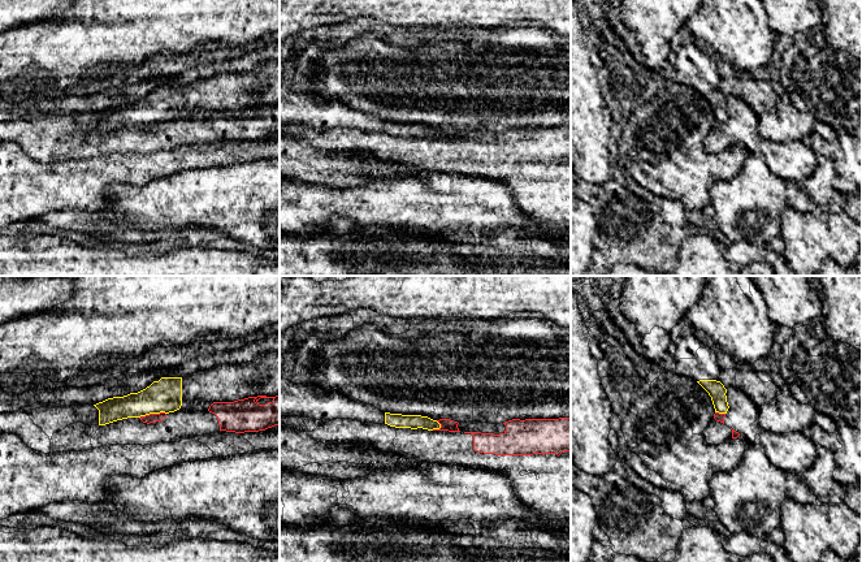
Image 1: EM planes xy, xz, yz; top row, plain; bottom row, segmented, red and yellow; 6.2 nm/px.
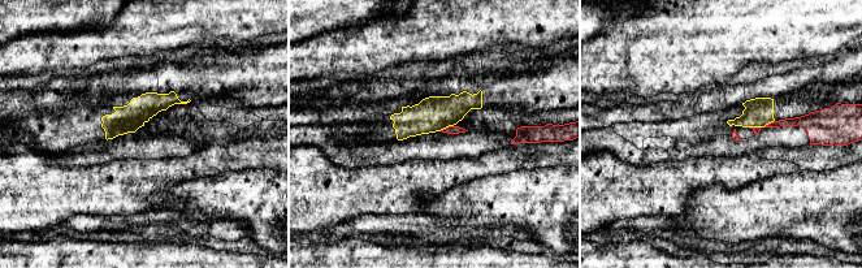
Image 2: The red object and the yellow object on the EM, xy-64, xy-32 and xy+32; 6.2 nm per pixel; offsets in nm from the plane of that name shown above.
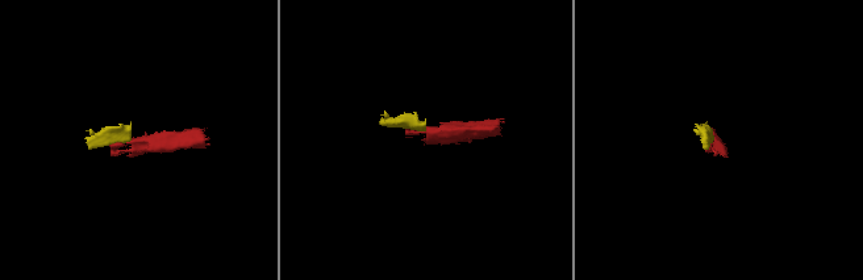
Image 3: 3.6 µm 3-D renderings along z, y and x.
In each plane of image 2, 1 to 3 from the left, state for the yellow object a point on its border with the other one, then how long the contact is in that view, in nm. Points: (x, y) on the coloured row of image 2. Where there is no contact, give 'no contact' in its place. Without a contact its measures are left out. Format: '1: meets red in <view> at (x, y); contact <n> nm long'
1: no contact
2: meets red in xy-32 at (446, 128); contact 90 nm long
3: meets red in xy+32 at (769, 124); contact 80 nm long

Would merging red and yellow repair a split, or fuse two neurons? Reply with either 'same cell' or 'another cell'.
another cell

